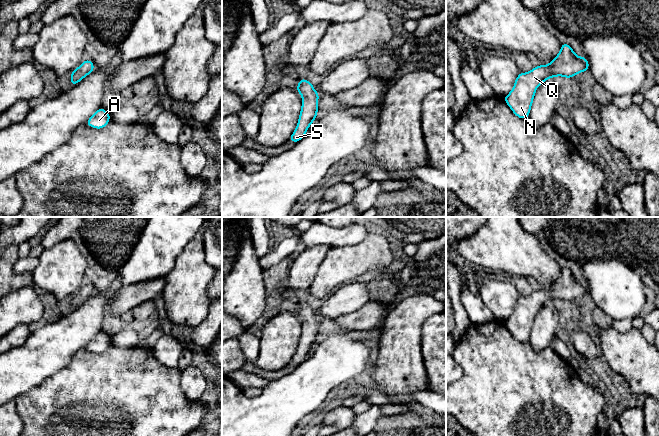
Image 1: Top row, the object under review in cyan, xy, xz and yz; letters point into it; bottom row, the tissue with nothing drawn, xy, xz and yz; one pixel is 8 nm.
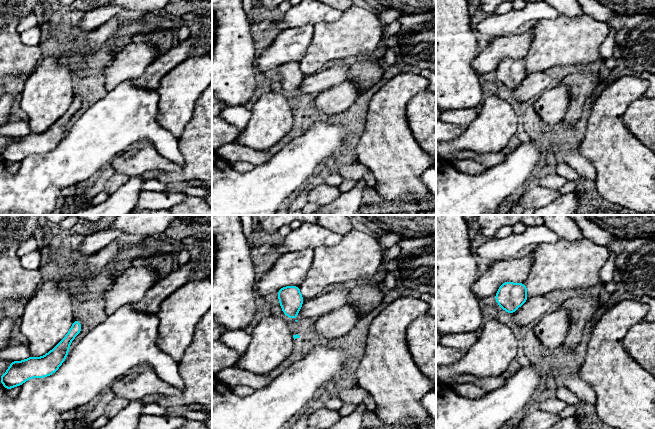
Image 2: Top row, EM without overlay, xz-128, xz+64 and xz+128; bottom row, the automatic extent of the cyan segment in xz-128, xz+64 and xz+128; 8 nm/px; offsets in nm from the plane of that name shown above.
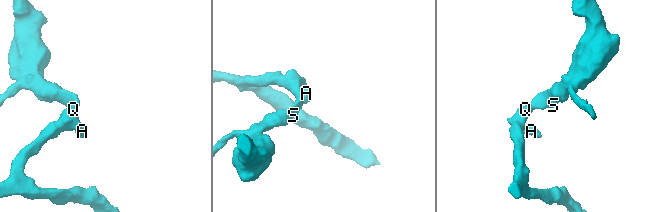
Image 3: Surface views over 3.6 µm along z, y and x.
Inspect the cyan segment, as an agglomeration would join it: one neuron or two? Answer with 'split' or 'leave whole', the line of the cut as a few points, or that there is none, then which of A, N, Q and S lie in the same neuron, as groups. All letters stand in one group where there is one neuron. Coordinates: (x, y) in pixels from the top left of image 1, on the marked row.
leave whole | no cut | A N Q S

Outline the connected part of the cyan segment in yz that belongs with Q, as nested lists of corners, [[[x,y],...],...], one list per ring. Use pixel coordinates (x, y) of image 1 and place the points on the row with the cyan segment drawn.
[[[562,43],[559,54],[548,65],[540,64],[527,73],[519,73],[511,92],[502,98],[517,117],[526,119],[537,87],[542,82],[556,76],[568,79],[586,70],[589,70],[587,59],[576,56],[570,45]]]

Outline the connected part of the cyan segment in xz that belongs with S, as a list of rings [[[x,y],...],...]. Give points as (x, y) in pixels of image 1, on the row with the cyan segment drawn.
[[[300,78],[296,89],[302,96],[302,108],[297,127],[289,138],[289,141],[295,143],[305,136],[310,124],[314,122],[318,113],[319,98],[319,93],[314,90],[313,85],[306,79]]]

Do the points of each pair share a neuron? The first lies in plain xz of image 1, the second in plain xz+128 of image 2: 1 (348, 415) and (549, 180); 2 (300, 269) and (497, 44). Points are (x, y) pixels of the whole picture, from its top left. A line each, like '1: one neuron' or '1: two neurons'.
1: two neurons
2: one neuron

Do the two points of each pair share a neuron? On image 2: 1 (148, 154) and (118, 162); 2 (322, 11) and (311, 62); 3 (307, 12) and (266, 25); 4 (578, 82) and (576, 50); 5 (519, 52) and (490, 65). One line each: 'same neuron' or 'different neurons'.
1: same neuron
2: different neurons
3: same neuron
4: different neurons
5: same neuron

